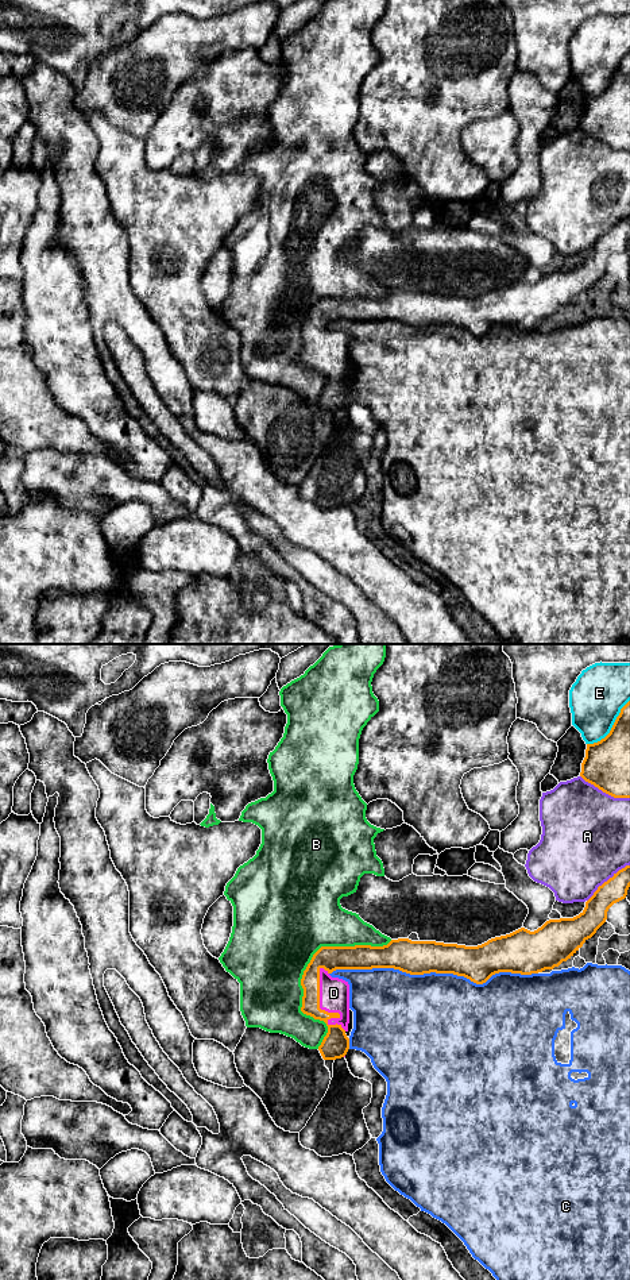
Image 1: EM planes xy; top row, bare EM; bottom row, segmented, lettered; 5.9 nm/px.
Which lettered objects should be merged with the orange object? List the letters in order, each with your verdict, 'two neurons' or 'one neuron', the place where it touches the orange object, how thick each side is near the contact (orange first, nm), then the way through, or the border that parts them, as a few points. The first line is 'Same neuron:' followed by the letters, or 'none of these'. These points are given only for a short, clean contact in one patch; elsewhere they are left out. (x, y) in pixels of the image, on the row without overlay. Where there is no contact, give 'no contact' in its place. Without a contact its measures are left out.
Same neuron: D
A: two neurons; contact xy (605, 143); calibres 280 and 480 nm
B: two neurons; contact xy (306, 320); calibres 140 and 480 nm
C: two neurons; contact xy (433, 323); calibres 200 and 480 nm
D: one neuron; contact xy (324, 362); calibres 160 and 180 nm
E: two neurons; contact xy (613, 78); calibres 280 and 320 nm

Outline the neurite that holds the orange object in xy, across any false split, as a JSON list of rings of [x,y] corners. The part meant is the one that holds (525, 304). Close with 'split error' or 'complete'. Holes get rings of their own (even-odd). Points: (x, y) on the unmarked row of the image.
[[[626,217],[598,239],[579,267],[573,270],[549,271],[534,284],[521,279],[510,286],[491,290],[478,298],[436,293],[411,293],[409,290],[391,292],[383,298],[321,298],[313,306],[301,331],[304,340],[301,363],[314,371],[324,373],[328,378],[328,385],[318,398],[322,410],[336,412],[345,409],[349,401],[349,390],[345,386],[349,375],[349,336],[343,331],[332,329],[331,325],[333,323],[394,320],[410,327],[430,324],[453,325],[464,328],[476,336],[483,336],[499,324],[532,327],[545,321],[553,321],[563,313],[571,311],[596,285],[606,274],[608,261],[626,250],[629,239],[630,217]]]; split error

